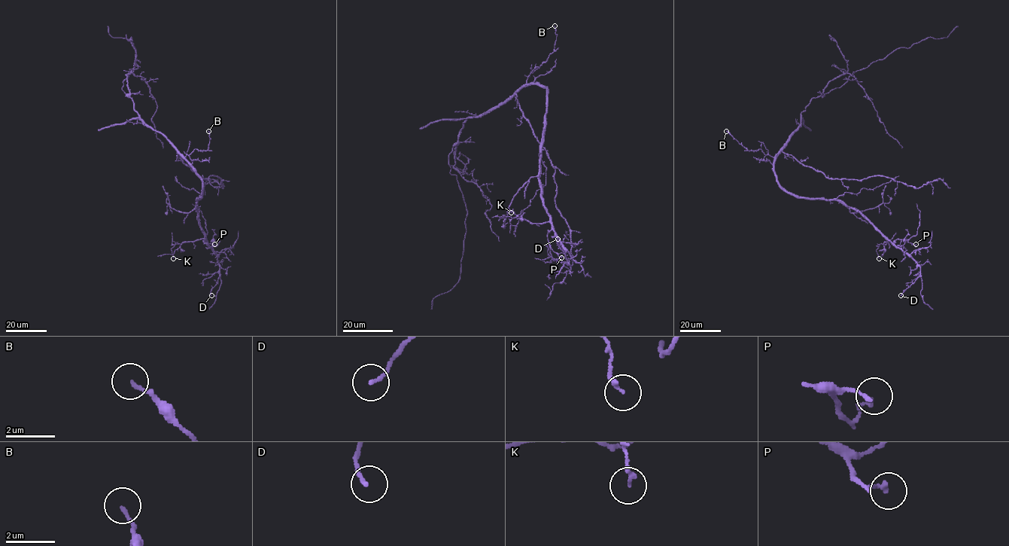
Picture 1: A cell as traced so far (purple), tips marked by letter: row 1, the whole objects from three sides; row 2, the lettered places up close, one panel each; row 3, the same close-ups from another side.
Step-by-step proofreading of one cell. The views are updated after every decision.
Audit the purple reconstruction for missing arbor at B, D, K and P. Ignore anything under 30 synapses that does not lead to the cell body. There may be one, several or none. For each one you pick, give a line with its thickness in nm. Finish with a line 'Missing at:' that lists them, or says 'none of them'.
Missing at: none of them

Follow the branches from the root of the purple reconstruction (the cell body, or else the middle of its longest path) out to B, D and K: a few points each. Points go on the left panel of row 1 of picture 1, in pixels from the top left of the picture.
B: (176, 150), (185, 157), (195, 148), (206, 150), (210, 138), (208, 131)
D: (176, 150), (202, 181), (202, 194), (196, 207), (197, 220), (219, 265), (219, 278), (211, 290), (211, 295)
K: (176, 150), (202, 181), (202, 194), (197, 200), (196, 211), (204, 238), (176, 244), (171, 248), (173, 258)

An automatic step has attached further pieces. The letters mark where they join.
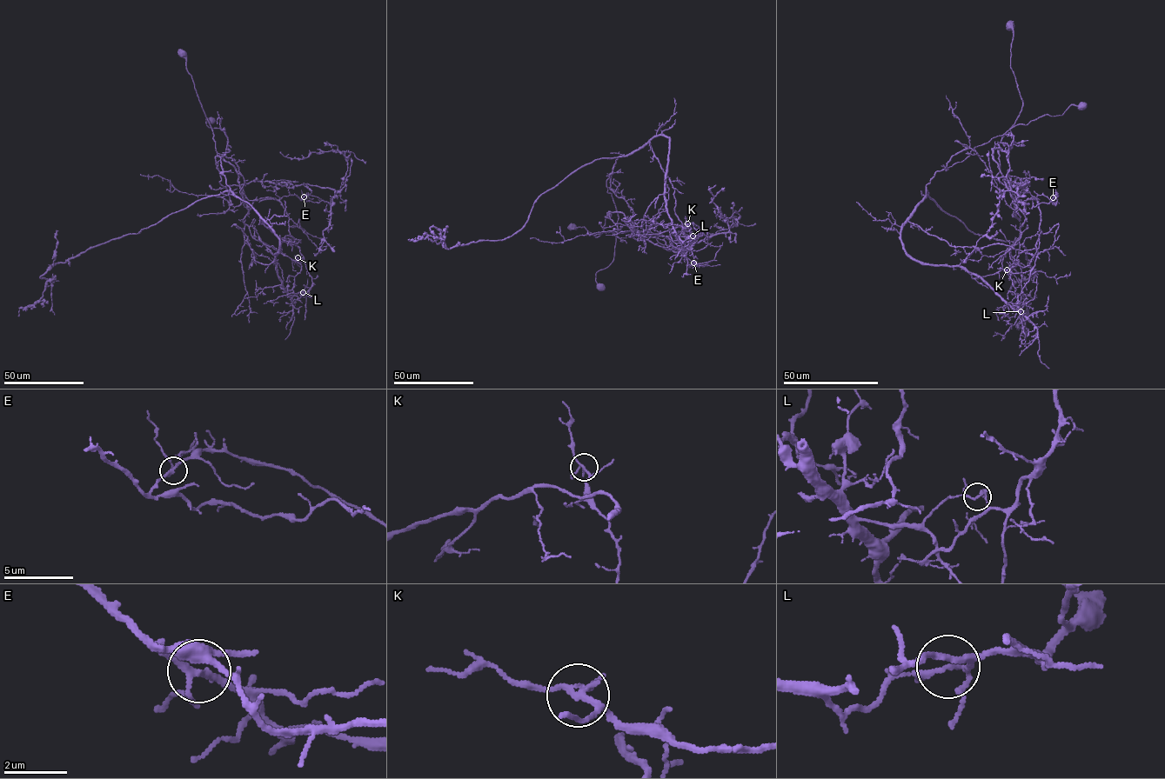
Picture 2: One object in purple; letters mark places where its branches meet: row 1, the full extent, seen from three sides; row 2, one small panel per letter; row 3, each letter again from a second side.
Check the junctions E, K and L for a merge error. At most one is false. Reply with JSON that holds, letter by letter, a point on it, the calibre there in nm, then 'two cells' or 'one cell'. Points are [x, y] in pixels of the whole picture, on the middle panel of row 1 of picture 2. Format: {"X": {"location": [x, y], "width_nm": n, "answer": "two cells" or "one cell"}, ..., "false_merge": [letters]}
{"E": {"location": [693, 262], "width_nm": 180, "answer": "one cell"}, "K": {"location": [687, 223], "width_nm": 170, "answer": "one cell"}, "L": {"location": [692, 236], "width_nm": 120, "answer": "two cells"}, "false_merge": ["L"]}

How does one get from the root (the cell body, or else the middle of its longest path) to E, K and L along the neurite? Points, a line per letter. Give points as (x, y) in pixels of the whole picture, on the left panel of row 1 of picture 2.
E: (182, 52), (212, 130), (217, 155), (236, 169), (248, 208), (261, 198), (304, 197)
K: (182, 52), (217, 155), (236, 169), (249, 209), (261, 198), (281, 203), (303, 256), (297, 257)
L: (182, 52), (217, 155), (237, 169), (248, 209), (243, 221), (253, 238), (301, 265), (287, 293), (303, 292)

